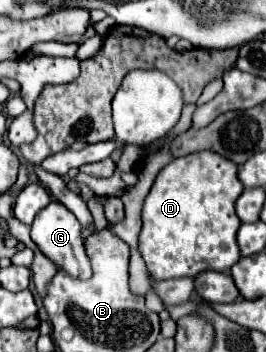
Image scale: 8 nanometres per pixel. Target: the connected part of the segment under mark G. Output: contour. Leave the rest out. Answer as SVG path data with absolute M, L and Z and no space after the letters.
M53 200L47 208L43 208L35 216L35 220L31 224L31 238L39 246L39 250L45 256L49 256L61 270L65 270L77 278L89 278L91 276L89 258L85 254L85 242L81 238L81 224L61 202Z

